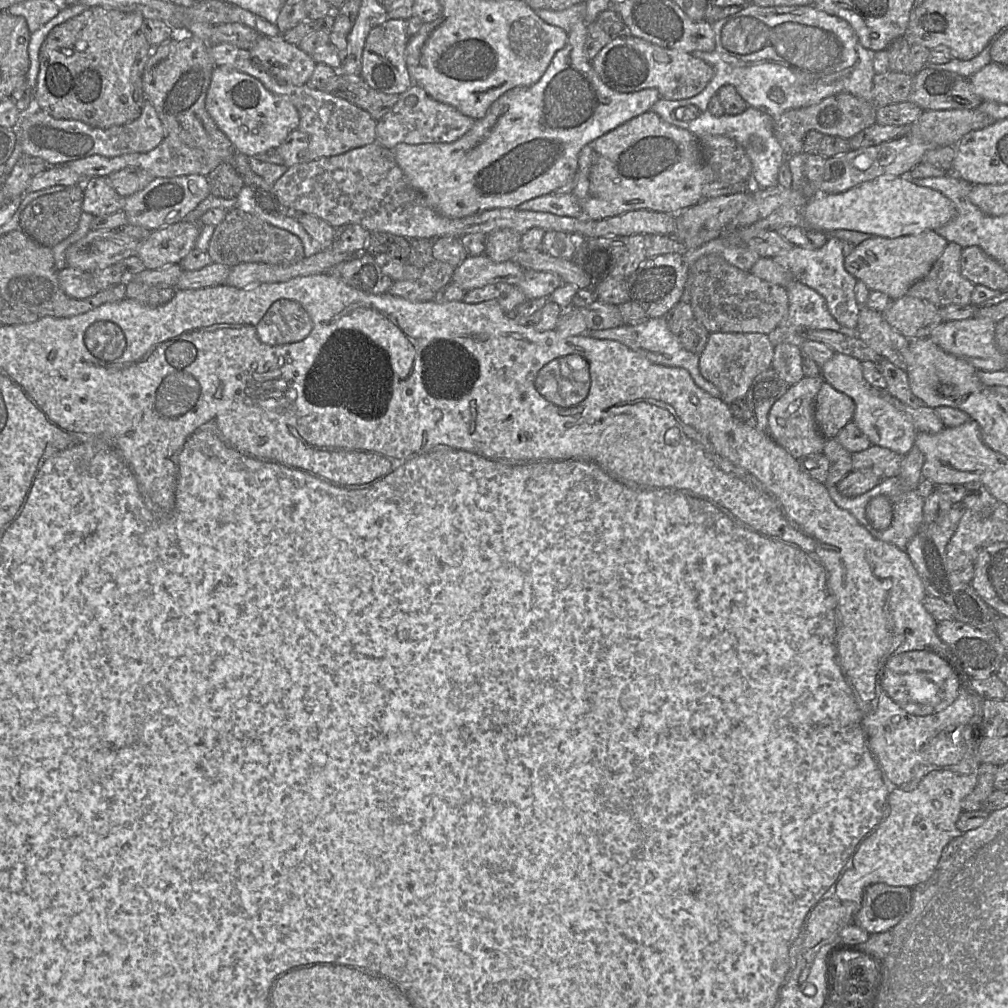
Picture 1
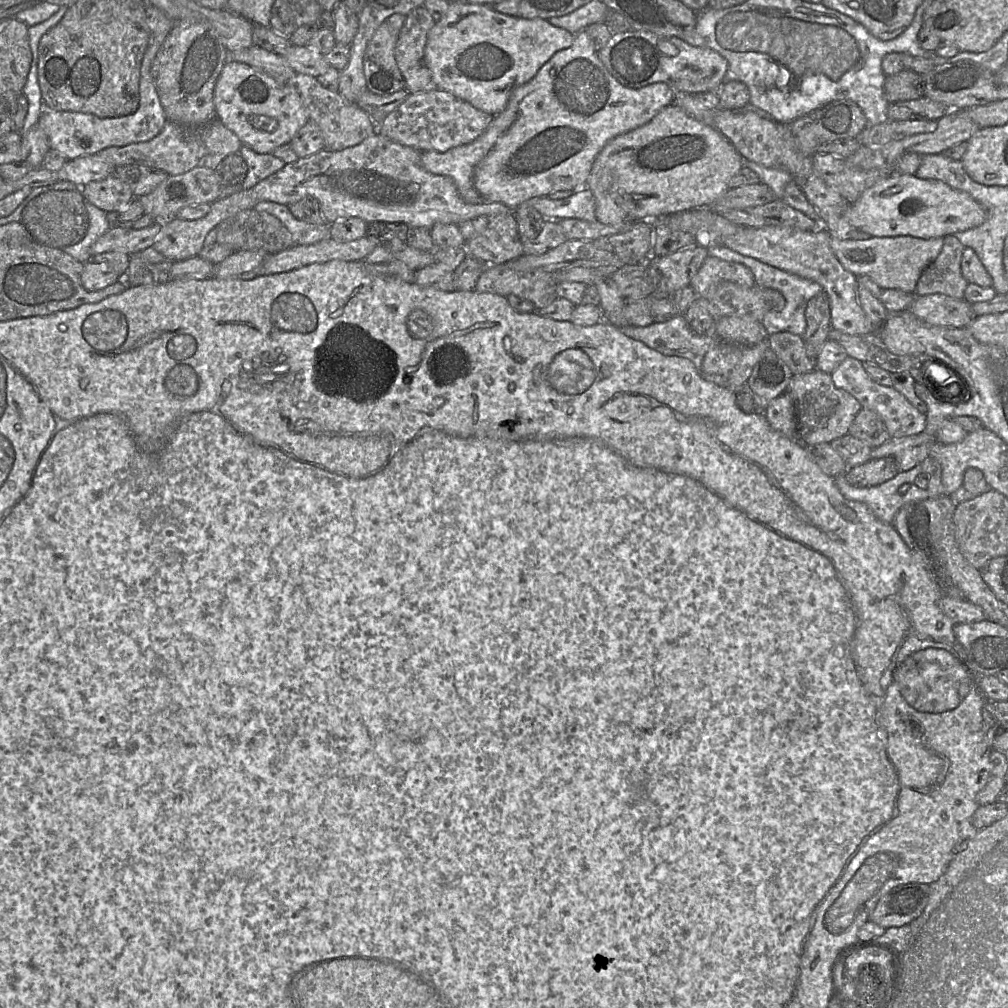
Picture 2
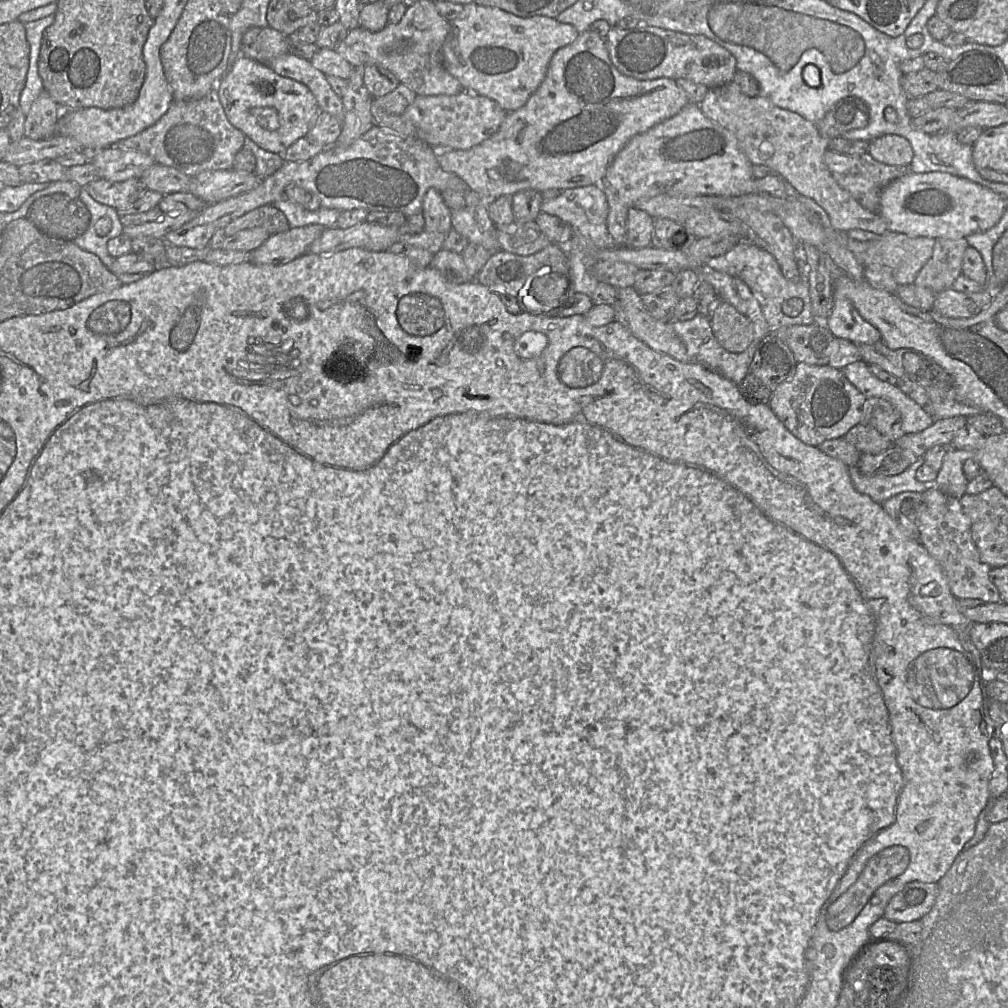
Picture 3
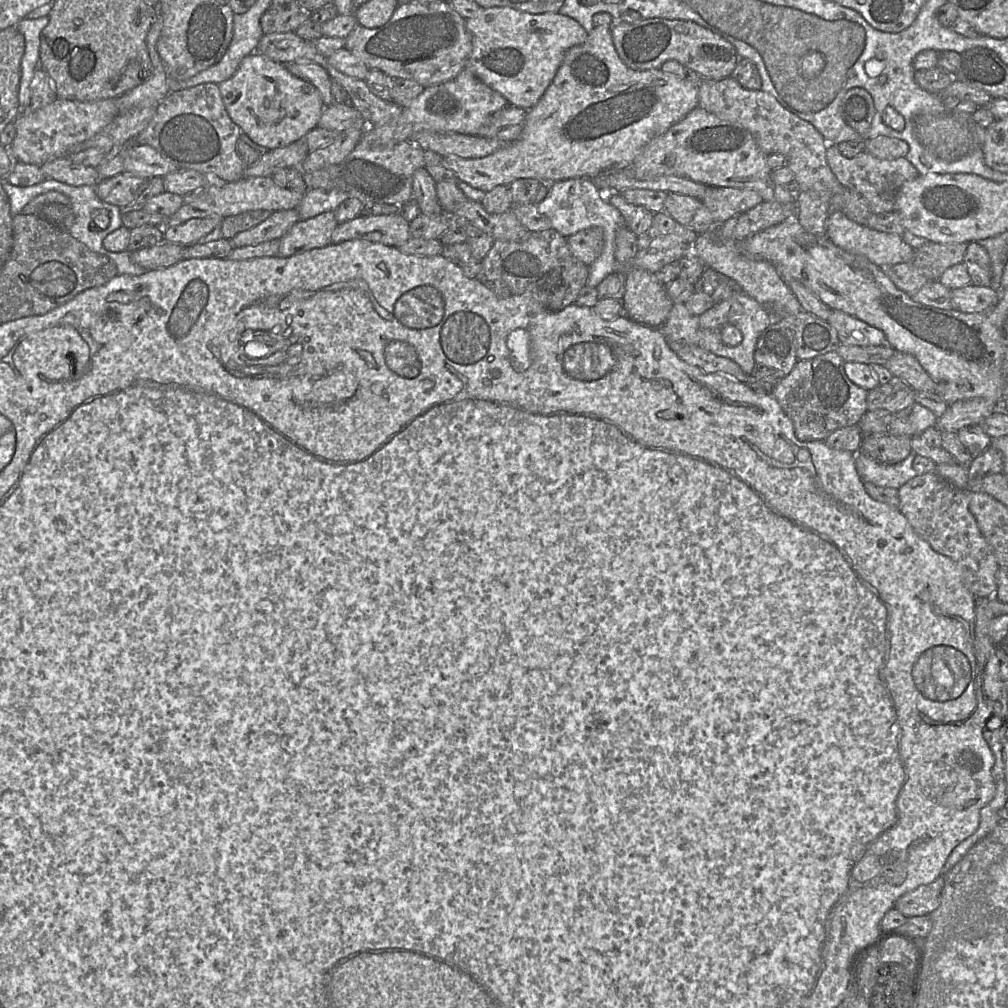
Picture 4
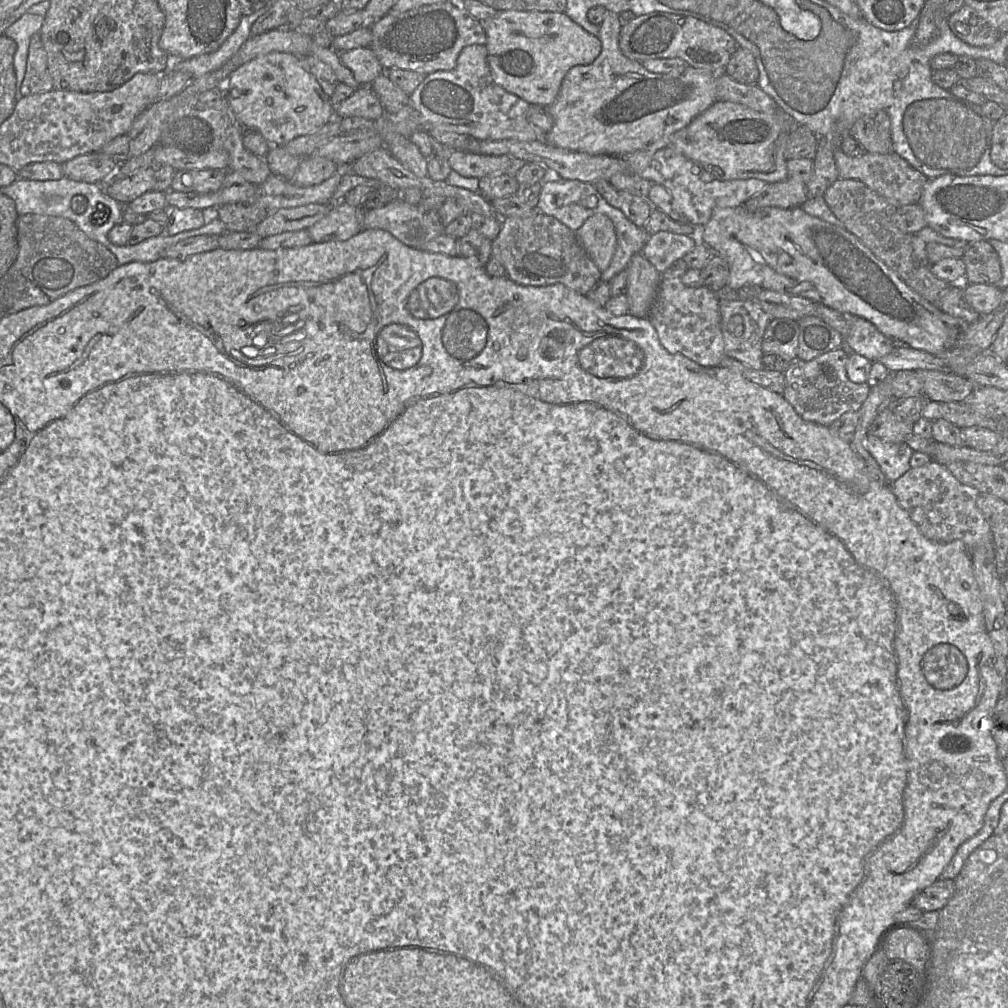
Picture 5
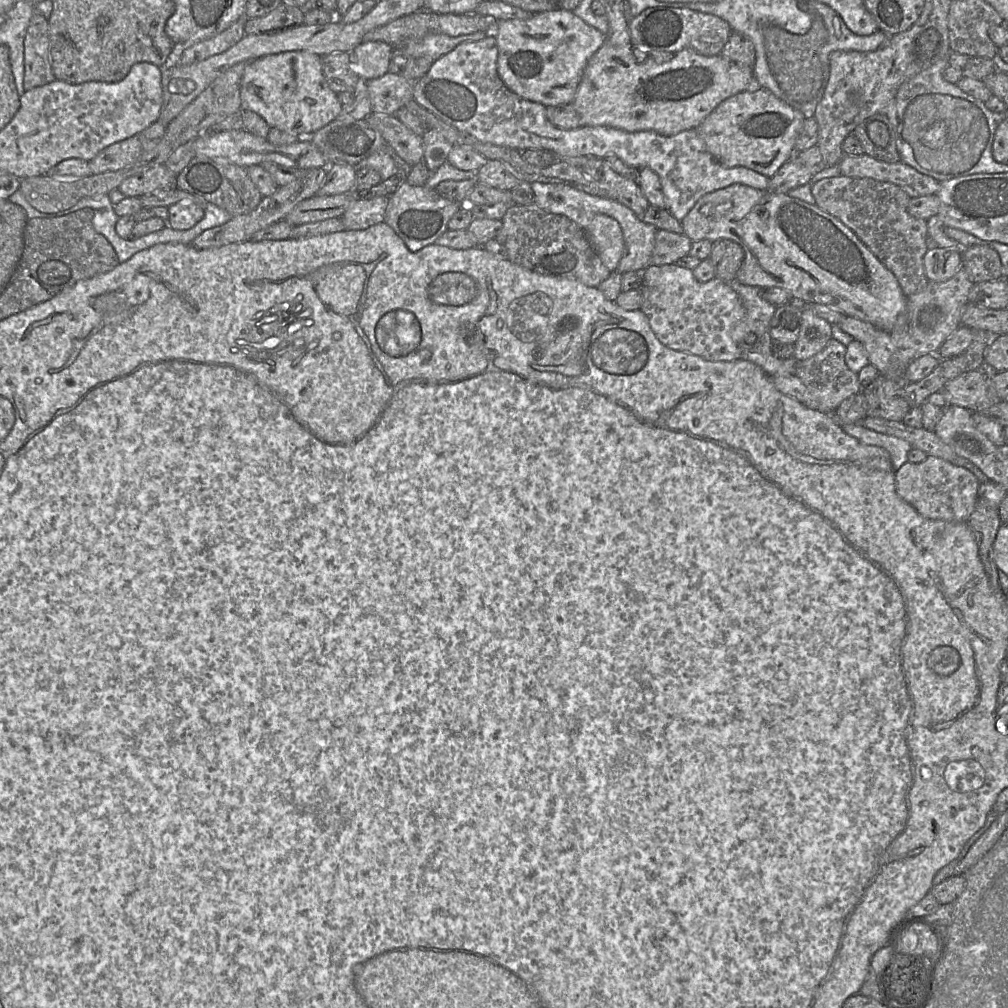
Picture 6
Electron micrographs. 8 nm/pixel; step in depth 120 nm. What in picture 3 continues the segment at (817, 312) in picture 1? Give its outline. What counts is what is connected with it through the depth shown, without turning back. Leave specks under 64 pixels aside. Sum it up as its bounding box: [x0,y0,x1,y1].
[705,240,814,331]

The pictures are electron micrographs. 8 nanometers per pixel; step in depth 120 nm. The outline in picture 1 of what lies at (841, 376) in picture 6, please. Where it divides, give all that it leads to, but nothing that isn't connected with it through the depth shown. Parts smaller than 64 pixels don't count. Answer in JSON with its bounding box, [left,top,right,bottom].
[815,381,855,440]

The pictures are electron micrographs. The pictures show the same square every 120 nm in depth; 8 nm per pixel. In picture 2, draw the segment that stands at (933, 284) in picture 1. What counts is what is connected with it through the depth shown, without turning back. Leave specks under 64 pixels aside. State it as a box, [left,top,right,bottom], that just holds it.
[914,235,968,299]

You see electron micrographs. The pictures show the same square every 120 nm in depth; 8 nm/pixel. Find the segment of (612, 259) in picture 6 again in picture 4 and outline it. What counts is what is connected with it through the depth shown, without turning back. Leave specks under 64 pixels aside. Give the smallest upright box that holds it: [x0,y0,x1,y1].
[567,227,604,266]

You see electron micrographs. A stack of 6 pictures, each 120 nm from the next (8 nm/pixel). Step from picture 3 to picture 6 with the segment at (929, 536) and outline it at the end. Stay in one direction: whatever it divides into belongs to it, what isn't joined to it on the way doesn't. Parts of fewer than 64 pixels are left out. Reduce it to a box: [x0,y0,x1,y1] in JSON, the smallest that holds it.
[895,456,980,522]

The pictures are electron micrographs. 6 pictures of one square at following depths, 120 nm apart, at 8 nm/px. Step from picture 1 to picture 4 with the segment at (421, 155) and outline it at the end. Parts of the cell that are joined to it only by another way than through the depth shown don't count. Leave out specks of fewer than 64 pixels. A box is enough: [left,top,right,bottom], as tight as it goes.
[443,25,699,192]

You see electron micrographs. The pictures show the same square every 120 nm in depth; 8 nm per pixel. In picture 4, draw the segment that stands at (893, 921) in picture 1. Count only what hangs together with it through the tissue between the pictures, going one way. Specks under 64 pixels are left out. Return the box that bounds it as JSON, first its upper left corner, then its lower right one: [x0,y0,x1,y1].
[894,876,944,918]

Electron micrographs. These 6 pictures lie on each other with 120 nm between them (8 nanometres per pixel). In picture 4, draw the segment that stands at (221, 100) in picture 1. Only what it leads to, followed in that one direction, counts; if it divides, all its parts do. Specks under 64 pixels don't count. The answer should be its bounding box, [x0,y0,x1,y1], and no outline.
[218,50,326,150]

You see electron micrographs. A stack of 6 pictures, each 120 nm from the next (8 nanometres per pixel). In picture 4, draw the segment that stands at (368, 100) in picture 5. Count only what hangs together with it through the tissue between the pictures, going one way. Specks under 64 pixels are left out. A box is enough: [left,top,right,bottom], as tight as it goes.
[318,102,366,132]

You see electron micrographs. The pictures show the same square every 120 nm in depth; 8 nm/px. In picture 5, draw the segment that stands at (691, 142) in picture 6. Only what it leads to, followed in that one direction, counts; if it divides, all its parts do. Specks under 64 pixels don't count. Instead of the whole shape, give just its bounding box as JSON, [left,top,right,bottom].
[386,45,766,228]

